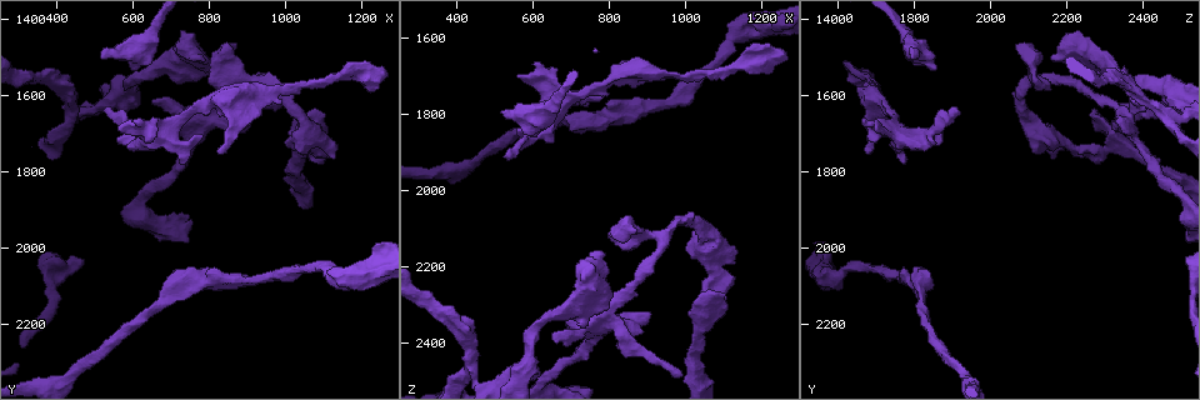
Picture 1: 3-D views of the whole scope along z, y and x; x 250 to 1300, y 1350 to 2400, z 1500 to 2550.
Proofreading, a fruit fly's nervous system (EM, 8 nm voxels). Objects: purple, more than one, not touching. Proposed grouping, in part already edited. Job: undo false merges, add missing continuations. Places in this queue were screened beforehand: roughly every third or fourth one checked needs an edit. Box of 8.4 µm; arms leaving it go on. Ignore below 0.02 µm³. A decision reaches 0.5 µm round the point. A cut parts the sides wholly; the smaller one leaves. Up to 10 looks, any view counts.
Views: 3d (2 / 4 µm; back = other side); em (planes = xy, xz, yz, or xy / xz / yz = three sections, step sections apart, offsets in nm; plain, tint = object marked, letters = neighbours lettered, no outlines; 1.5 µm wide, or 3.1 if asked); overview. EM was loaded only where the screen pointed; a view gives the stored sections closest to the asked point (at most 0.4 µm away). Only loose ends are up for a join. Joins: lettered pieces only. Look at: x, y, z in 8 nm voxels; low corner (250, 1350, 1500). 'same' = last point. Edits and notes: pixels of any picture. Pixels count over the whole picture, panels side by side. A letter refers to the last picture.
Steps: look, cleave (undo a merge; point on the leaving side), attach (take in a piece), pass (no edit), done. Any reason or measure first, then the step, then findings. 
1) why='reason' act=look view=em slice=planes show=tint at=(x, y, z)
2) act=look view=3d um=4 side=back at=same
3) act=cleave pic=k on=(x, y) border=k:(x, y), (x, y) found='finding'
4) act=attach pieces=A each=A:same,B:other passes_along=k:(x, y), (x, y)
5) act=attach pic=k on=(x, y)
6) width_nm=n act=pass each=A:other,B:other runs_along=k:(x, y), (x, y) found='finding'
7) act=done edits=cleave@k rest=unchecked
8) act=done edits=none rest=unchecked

why='branch point' act=look view=3d um=2 at=(820, 1645, 2355)

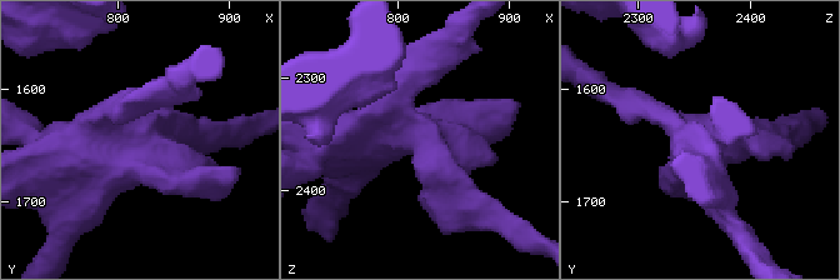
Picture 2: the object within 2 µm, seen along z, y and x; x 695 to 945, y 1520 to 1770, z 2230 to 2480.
act=look view=em slice=yz step=4 show=tint at=(824, 1648, 2354)

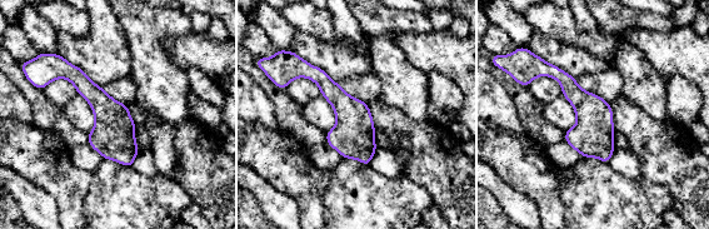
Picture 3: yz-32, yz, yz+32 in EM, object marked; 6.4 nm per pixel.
act=look view=em slice=planes show=letters at=same

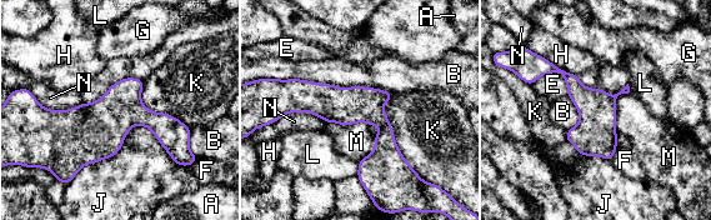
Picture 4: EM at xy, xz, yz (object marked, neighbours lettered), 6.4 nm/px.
longest_contact=B:750nm act=pass each=A:other,B:other,E:other,F:other,G:other,H:other,J:other,K:other,L:other,M:other,N:other runs_along=4:(285, 104), (364, 105), (407, 168) found='all the same neuron'

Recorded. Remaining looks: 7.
why='free end' act=look view=em slice=xz step=4 show=tint at=(835, 1760, 1675)

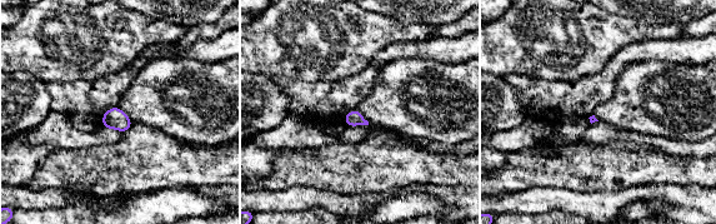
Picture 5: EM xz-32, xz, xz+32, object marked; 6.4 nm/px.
why='cut it another way' act=look view=em slice=planes show=tint at=same

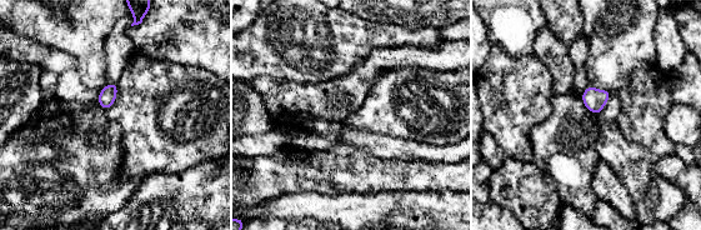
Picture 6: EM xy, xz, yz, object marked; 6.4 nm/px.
act=look view=em slice=planes show=letters at=same

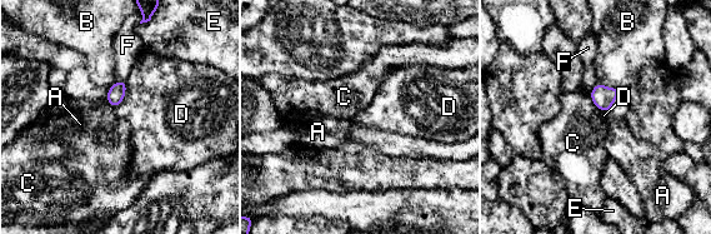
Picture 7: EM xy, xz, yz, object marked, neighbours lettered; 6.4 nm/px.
act=pass each=A:other,B:other,C:other,D:other,E:other,F:other border=7:(126, 80), (124, 99), (115, 108) found='none of them fits'

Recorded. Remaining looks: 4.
why='sudden change in width' act=look view=3d um=4 at=(1105, 2060, 1630)

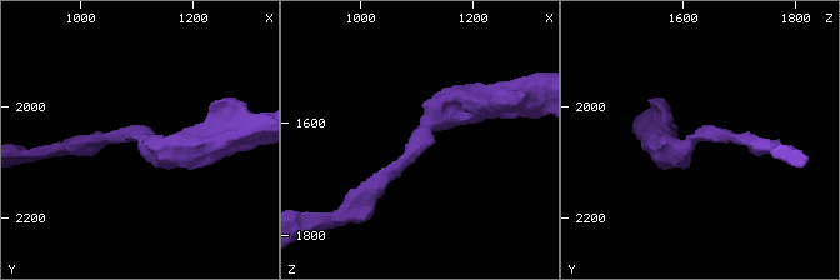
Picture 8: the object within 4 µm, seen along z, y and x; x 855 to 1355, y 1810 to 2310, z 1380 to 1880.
why='need the tissue' act=look view=em slice=xy step=8 show=tint at=(1110, 2055, 1630)

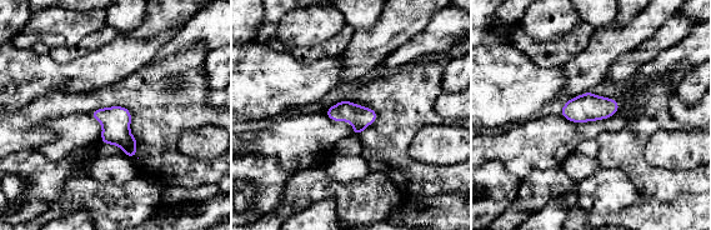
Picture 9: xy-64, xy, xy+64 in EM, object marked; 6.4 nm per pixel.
act=look view=em slice=planes show=letters at=same

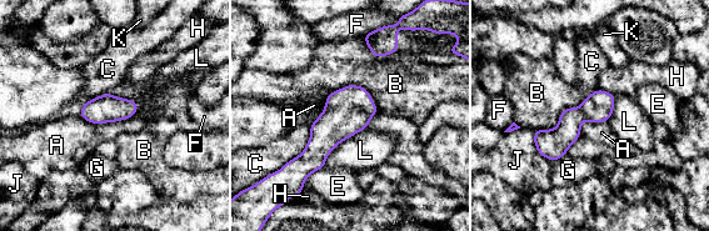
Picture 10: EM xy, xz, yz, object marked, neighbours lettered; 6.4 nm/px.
act=pass each=A:other,B:other,C:other,E:other,F:other,G:other,H:other,J:other,K:other,L:other runs_along=10:(612, 98), (584, 111), (542, 151) found='one neuron here'

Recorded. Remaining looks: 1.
act=done edits=none rest=unchecked

